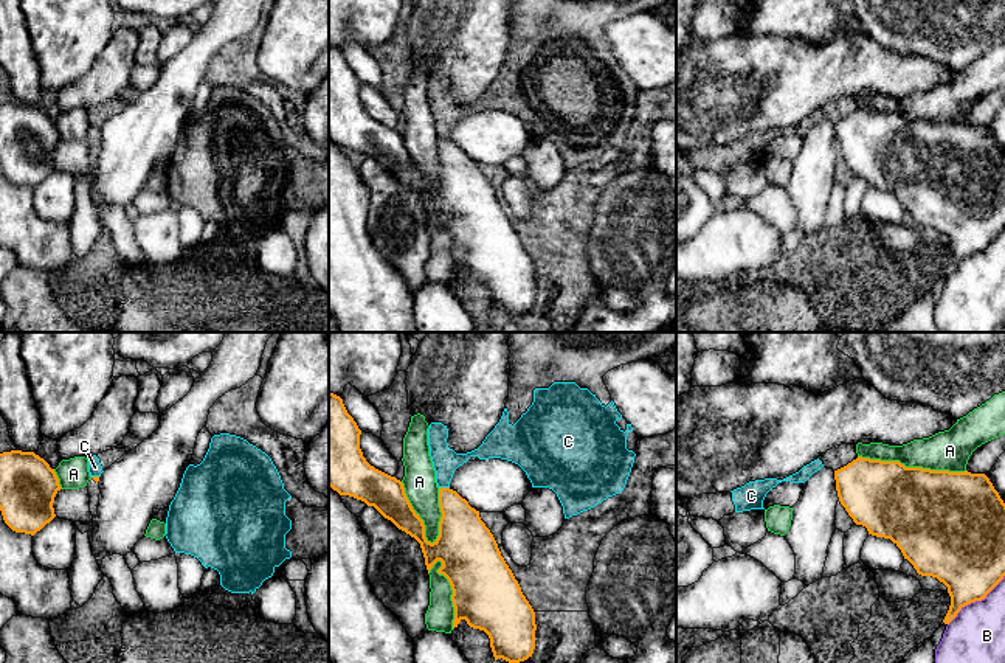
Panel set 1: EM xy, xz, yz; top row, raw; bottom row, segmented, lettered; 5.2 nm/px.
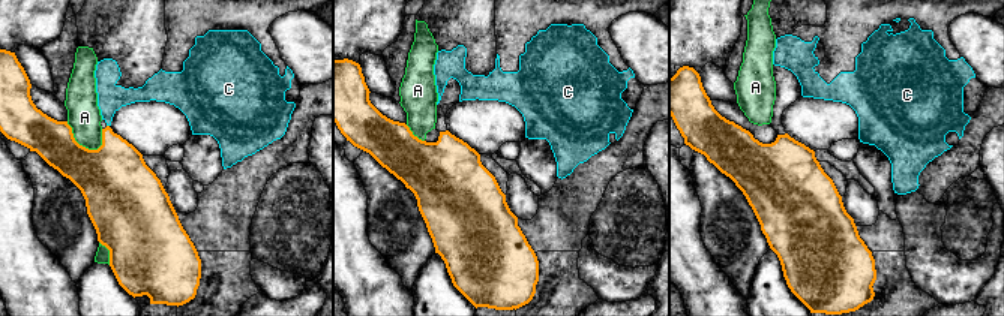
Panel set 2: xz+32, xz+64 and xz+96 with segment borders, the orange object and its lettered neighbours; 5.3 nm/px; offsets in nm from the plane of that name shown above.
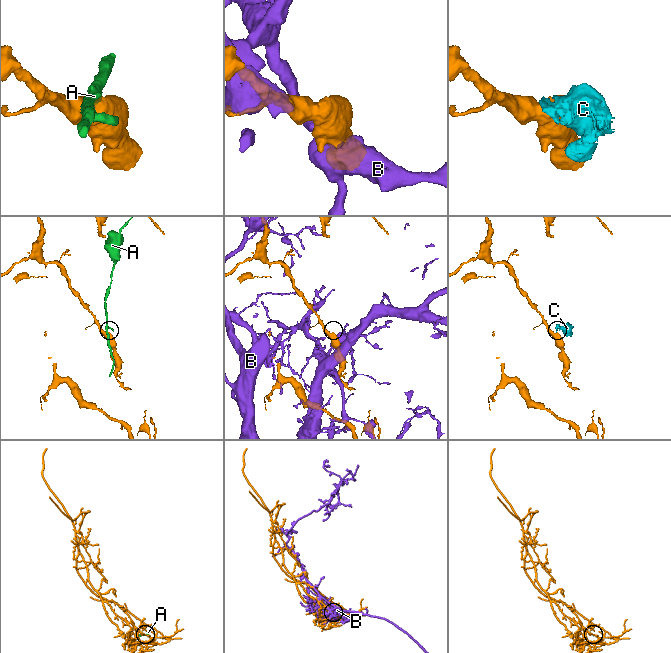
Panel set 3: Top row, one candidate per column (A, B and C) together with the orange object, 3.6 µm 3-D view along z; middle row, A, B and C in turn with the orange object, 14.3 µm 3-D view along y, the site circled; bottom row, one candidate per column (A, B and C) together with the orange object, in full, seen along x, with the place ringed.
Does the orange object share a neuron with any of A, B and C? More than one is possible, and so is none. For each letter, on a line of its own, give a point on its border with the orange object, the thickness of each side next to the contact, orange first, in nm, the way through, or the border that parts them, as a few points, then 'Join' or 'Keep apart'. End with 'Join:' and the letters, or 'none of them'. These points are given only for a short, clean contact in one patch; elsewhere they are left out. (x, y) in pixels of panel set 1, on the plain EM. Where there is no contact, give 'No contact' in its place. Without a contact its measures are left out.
A: Touches orange at xz (416, 166). Thickness 240 nm (orange) against 170 nm. Keep apart
B: Touches orange at yz (976, 252). Thickness 400 nm (orange) against 340 nm. Keep apart
C: Touches orange at xz (444, 140). Thickness 240 nm (orange) against 140 nm. Path across: xz (461, 183), (459, 171), (444, 140), (445, 112). Join
Join: C

